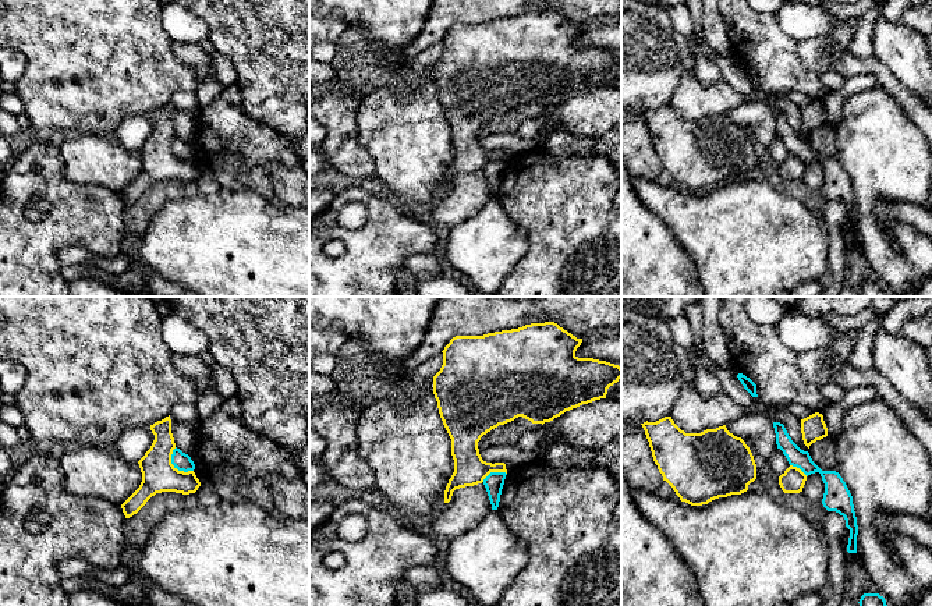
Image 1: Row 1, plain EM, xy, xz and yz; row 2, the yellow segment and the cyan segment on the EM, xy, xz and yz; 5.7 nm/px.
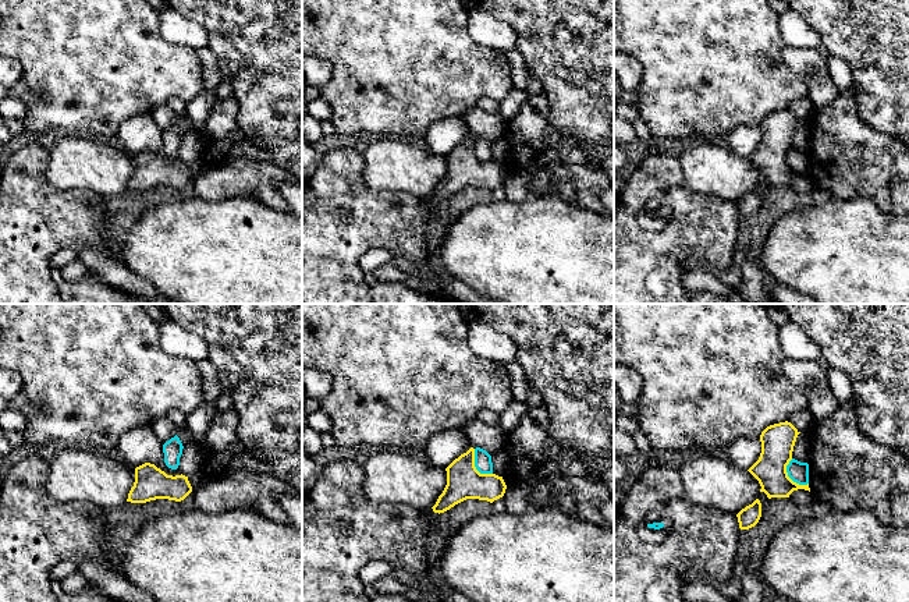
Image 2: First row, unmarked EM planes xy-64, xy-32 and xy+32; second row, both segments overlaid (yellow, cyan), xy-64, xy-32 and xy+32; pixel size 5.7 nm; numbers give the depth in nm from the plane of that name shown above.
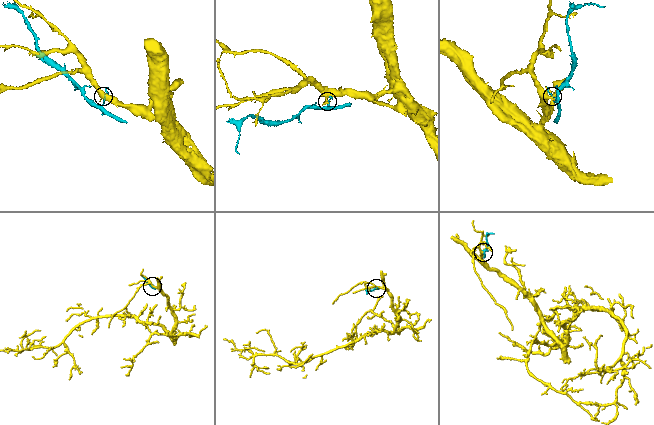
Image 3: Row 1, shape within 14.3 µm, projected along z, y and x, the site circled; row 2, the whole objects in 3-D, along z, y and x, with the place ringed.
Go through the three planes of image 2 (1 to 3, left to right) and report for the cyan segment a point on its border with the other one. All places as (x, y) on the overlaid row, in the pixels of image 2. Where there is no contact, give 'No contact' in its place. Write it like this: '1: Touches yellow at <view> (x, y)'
1: No contact
2: Touches yellow at xy-32 (475, 467)
3: Touches yellow at xy+32 (788, 477)

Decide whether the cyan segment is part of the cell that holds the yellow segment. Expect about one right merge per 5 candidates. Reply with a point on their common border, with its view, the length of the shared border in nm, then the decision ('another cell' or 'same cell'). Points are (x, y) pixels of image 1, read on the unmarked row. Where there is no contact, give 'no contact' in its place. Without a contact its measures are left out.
contact xy (173, 153); length 180 nm; another cell

